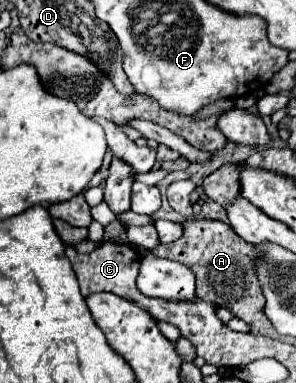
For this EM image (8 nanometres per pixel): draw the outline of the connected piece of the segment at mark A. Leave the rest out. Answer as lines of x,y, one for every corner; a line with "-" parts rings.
188,220
184,222
184,228
186,232
182,240
176,240
172,244
162,244
152,252
156,256
170,258
192,268
192,272
196,274
196,296
198,298
210,300
222,308
228,308
238,318
248,322
254,334
280,338
280,334
274,330
270,320
262,314
266,300
264,300
262,286
256,276
256,262
260,258
256,248
250,244
244,244
244,256
242,256
242,238
226,222

